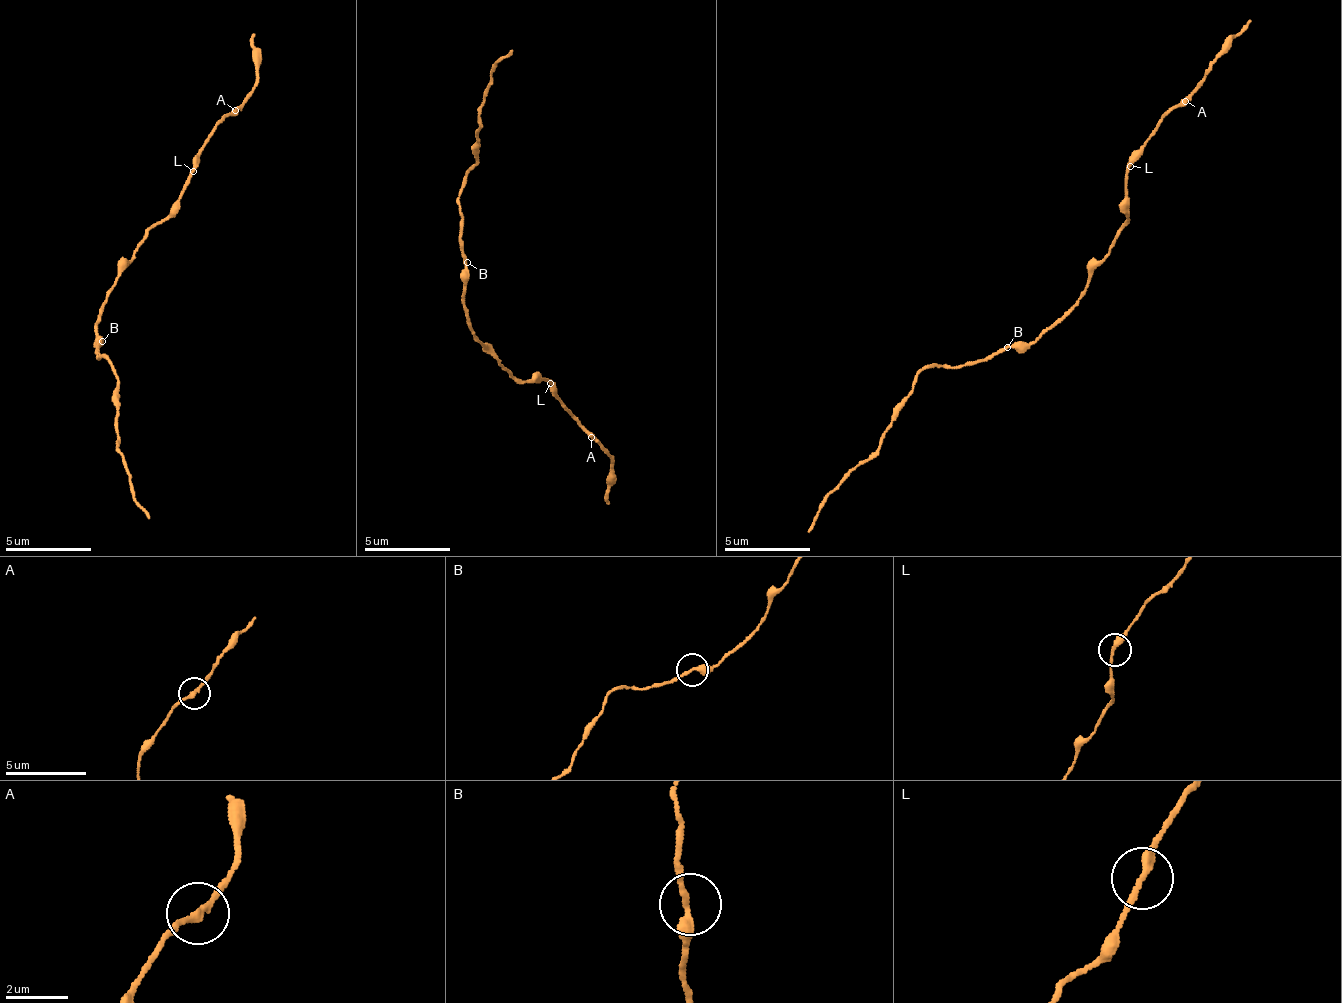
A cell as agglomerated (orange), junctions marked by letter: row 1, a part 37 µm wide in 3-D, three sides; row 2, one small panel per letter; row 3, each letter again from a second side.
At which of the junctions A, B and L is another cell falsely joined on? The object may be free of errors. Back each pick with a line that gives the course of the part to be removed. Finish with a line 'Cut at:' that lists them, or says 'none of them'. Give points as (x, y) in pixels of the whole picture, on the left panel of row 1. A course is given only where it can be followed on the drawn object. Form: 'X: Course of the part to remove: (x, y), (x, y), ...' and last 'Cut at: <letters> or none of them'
Cut at: none of them

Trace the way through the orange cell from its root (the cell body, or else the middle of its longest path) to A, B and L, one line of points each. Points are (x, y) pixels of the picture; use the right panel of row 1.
A: (1068, 308), (1126, 224), (1125, 175), (1134, 154), (1153, 127), (1186, 100)
B: (1068, 308), (1033, 343), (1012, 343), (1007, 347)
L: (1068, 308), (1082, 295), (1091, 269), (1110, 251), (1111, 242), (1126, 224), (1128, 188), (1125, 175), (1130, 166)

